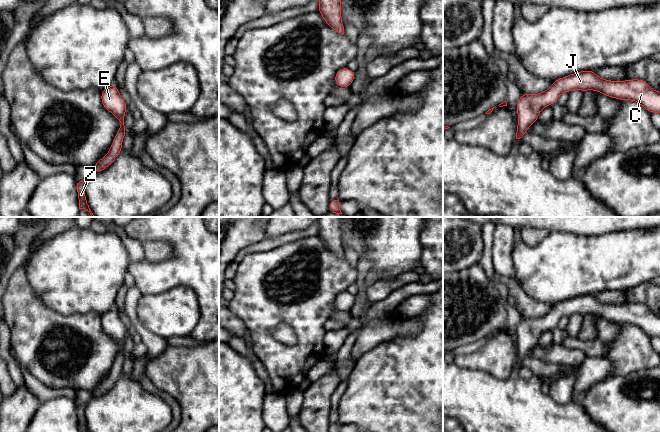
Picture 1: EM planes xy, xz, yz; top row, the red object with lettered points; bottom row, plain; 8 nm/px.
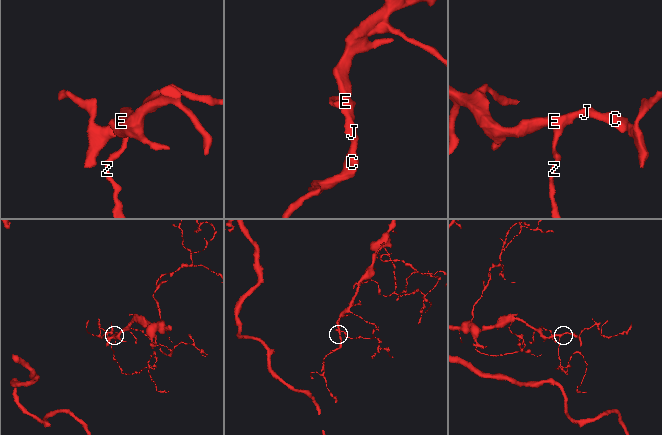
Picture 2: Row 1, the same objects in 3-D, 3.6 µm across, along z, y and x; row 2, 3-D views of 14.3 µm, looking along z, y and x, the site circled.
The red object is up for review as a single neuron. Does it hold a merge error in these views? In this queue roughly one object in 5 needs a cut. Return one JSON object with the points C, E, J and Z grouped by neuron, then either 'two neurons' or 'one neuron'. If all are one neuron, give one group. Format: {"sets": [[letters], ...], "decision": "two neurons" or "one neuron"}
{"sets": [["C", "E", "J", "Z"]], "decision": "one neuron"}

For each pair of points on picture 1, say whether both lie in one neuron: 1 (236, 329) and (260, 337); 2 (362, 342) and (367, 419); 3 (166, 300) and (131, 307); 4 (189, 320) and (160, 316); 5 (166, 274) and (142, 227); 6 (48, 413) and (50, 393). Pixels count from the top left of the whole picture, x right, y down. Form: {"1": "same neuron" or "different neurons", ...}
{"1": "different neurons", "2": "different neurons", "3": "different neurons", "4": "same neuron", "5": "same neuron", "6": "different neurons"}

